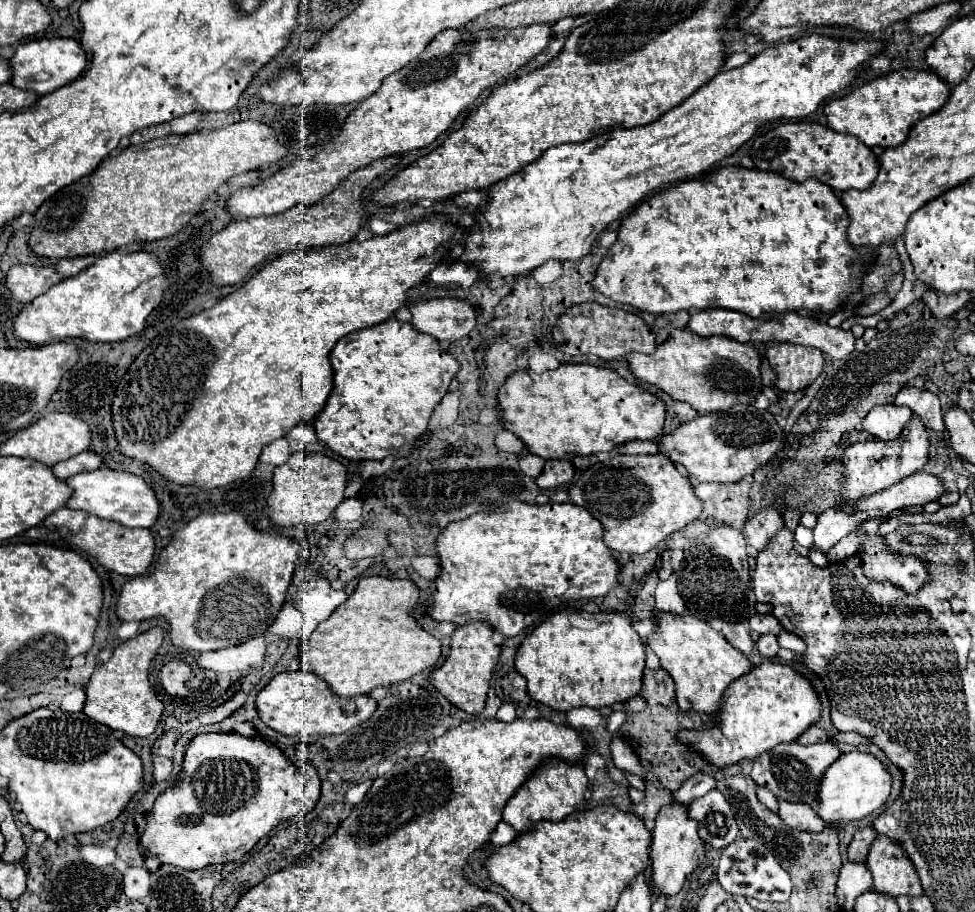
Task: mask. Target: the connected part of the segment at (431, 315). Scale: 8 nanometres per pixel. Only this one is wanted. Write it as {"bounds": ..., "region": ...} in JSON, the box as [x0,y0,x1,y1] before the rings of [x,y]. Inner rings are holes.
{"bounds":[410,297,476,341],"region":[[[438,297],[410,305],[410,323],[440,341],[456,341],[476,327],[476,311],[466,299]]]}

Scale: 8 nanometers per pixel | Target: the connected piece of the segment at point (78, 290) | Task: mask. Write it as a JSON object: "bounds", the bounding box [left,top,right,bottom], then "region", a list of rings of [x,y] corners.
{"bounds":[14,251,168,345],"region":[[[112,251],[98,257],[88,269],[64,279],[50,291],[28,303],[14,321],[14,335],[32,345],[46,345],[66,337],[114,343],[142,331],[146,317],[156,309],[168,289],[158,255],[148,251]]]}

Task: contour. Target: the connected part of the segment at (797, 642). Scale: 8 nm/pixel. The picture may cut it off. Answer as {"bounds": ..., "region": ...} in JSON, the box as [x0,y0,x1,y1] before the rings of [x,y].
{"bounds":[778,631,806,655],"region":[[[780,631],[778,645],[784,647],[784,649],[792,649],[796,655],[804,655],[804,651],[806,651],[806,643],[798,635],[794,635],[790,631]]]}

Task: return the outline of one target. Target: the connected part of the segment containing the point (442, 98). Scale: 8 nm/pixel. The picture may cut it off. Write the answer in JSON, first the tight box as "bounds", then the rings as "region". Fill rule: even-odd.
{"bounds":[228,23,554,219],"region":[[[550,23],[518,27],[518,29],[444,29],[426,47],[414,63],[396,71],[382,83],[374,97],[364,99],[348,115],[340,135],[328,143],[312,159],[298,159],[296,163],[280,169],[270,179],[236,191],[228,199],[228,211],[236,219],[284,213],[286,209],[302,203],[316,205],[332,189],[338,187],[352,171],[370,165],[376,159],[394,153],[406,153],[430,145],[444,133],[456,117],[466,111],[482,91],[498,87],[510,75],[540,55],[554,31]]]}

